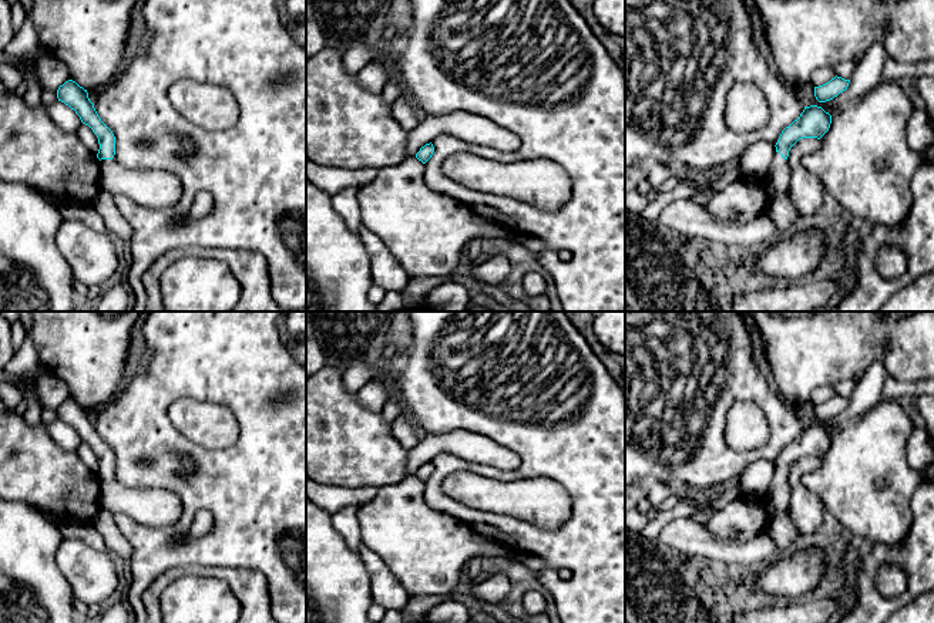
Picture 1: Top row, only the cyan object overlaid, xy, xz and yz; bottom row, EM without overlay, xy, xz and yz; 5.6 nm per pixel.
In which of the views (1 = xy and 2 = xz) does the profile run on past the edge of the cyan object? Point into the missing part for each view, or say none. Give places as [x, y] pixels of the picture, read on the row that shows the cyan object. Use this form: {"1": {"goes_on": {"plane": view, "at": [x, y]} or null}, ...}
{"1": {"goes_on": {"plane": "xy", "at": [157, 189]}}, "2": {"goes_on": null}}

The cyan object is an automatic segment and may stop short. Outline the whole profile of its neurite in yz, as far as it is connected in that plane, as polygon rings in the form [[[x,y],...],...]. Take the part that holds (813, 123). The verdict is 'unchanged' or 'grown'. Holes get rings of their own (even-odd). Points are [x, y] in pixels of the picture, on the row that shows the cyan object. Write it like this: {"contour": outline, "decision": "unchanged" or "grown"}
{"contour": [[[804,107],[803,112],[786,127],[777,142],[776,155],[767,171],[770,203],[790,189],[790,165],[787,161],[790,148],[802,138],[820,139],[830,128],[831,115],[822,107]]], "decision": "grown"}

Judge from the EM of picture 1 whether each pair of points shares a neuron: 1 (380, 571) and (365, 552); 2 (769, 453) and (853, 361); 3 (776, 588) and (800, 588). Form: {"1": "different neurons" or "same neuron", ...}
{"1": "same neuron", "2": "different neurons", "3": "same neuron"}

